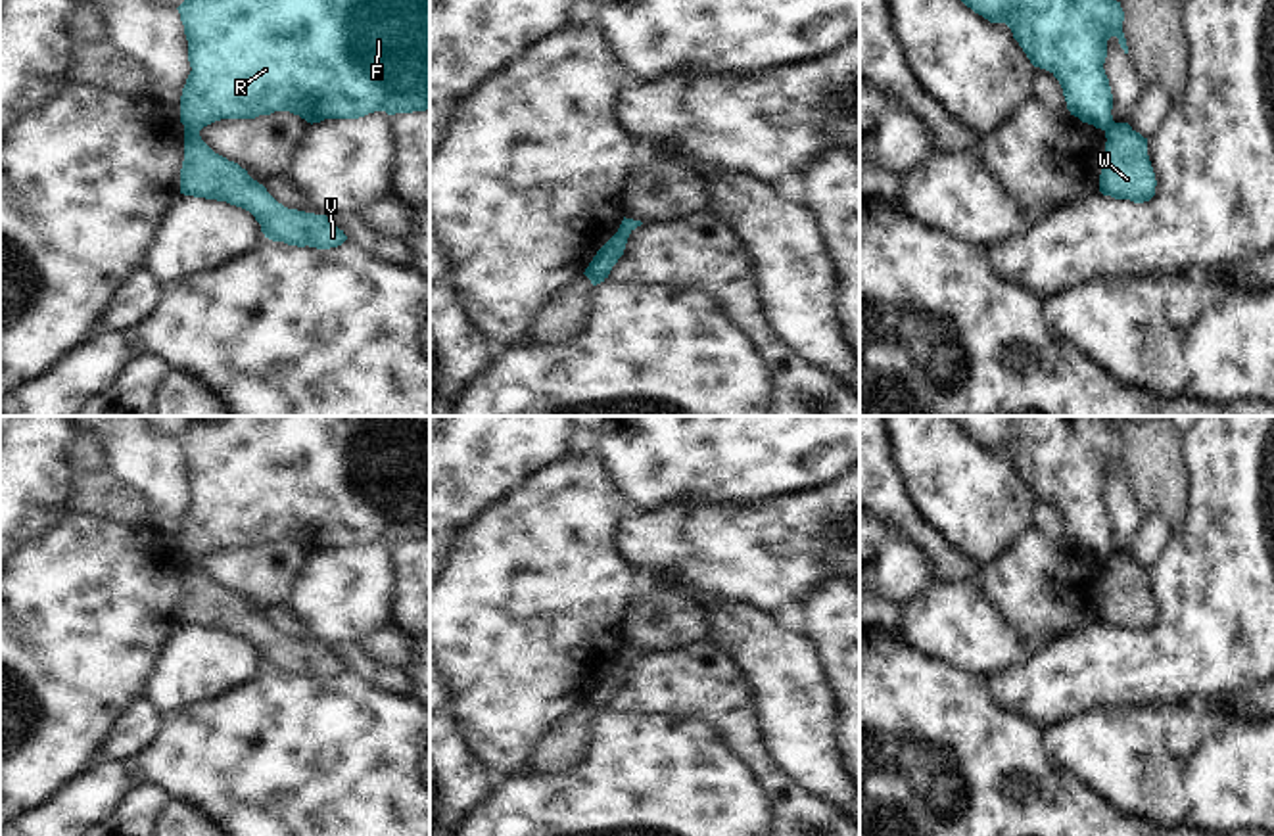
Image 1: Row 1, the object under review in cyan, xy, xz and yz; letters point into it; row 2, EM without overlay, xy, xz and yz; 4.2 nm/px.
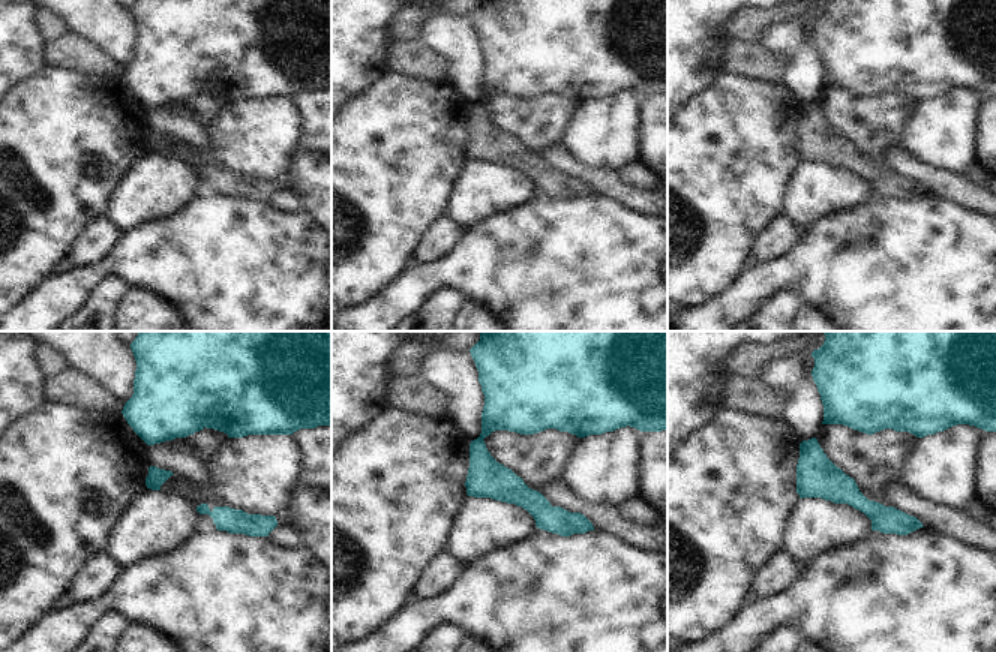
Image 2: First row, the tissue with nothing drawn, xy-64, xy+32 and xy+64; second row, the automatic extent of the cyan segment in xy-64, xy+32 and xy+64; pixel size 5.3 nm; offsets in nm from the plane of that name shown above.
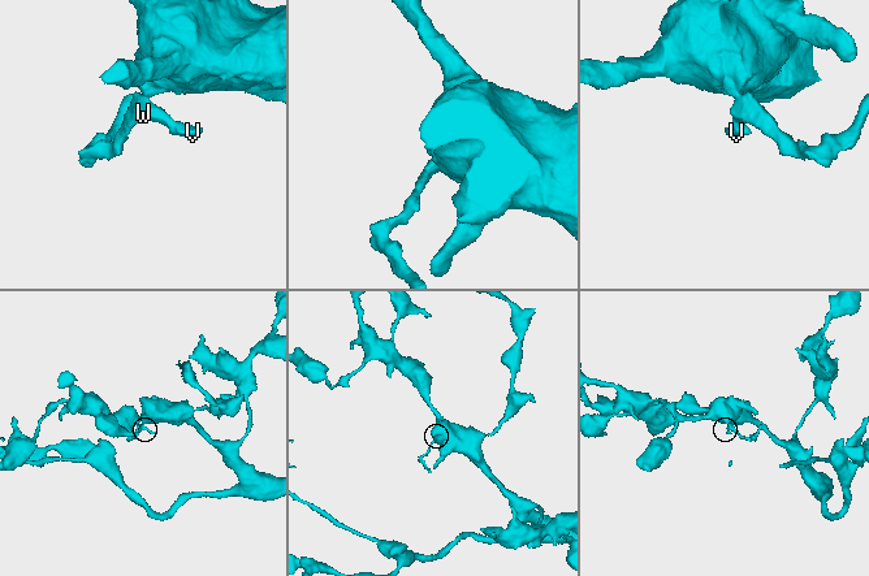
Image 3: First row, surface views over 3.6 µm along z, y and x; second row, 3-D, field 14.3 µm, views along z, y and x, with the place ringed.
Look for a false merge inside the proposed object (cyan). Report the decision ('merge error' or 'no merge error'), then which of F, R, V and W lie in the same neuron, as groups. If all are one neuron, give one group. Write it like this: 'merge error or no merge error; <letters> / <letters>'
merge error; F R / V W

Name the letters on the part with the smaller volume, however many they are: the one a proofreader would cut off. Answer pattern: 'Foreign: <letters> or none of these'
Foreign: V, W

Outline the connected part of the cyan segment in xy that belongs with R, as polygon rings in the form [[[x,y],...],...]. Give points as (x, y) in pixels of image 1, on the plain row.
[[[188,416],[177,439],[192,497],[180,525],[180,552],[192,562],[221,548],[274,541],[290,541],[313,554],[374,541],[430,539],[430,416]]]

